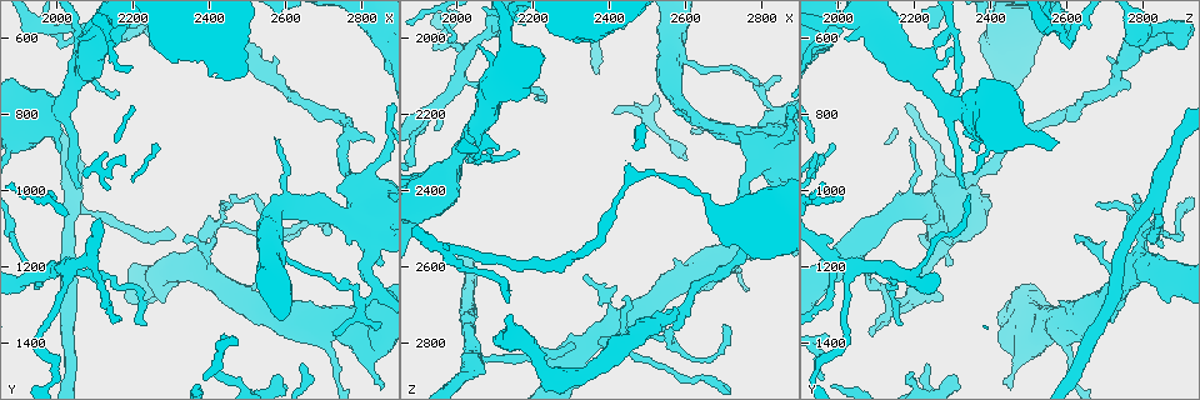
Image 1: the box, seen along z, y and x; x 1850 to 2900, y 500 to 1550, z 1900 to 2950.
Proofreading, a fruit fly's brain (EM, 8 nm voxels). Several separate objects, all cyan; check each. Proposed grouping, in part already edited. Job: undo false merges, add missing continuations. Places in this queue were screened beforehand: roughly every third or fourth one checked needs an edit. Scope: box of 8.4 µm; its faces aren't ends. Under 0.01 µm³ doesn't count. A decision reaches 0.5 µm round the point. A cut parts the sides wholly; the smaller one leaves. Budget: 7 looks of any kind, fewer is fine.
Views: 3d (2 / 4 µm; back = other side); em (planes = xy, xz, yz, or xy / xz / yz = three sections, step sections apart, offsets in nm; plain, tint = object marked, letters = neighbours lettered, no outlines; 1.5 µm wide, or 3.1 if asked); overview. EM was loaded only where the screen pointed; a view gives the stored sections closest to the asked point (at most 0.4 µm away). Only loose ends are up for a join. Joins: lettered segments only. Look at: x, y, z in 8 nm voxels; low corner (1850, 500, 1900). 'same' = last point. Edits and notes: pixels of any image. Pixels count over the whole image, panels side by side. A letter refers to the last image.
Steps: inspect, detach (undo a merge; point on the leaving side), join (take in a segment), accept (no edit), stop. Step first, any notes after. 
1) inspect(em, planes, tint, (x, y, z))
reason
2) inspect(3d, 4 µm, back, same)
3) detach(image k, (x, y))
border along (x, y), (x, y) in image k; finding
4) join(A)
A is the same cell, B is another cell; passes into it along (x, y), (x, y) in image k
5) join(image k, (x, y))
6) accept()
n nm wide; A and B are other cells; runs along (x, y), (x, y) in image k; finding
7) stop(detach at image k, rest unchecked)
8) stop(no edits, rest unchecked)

inspect(3d, 4 µm, (2090, 590, 2070))

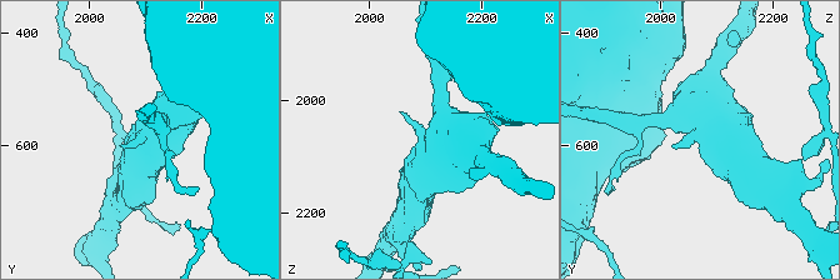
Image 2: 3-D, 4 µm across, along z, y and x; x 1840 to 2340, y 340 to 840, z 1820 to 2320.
inspect(em, planes, tint, (2095, 585, 2065))
3 arms; arms of 280, 550, 650 nm; shape alone is not enough

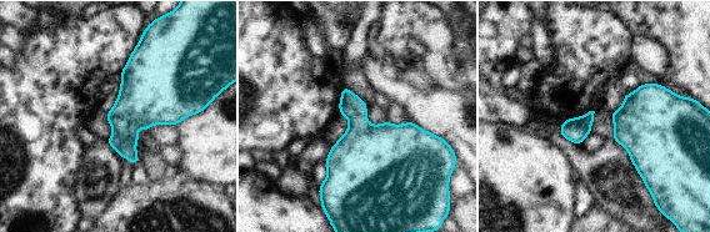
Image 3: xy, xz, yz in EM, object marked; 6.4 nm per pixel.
inspect(em, planes, letters, same)

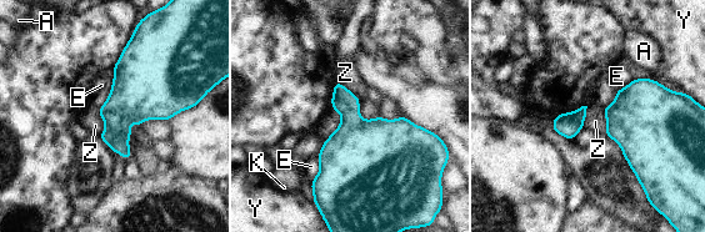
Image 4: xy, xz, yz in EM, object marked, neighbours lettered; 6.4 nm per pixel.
accept()
A, E, K, Y and Z are other cells; border along (331, 107), (341, 121), (324, 142) in image 4; one neuron here

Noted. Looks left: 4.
inspect(em, planes, letters, (2575, 865, 2195))

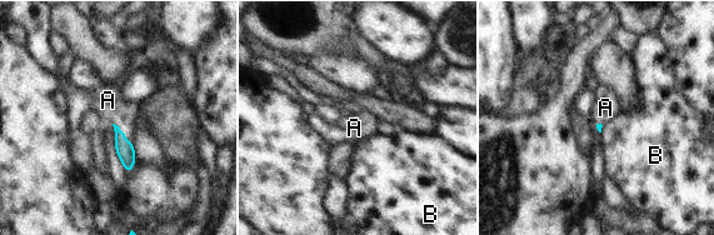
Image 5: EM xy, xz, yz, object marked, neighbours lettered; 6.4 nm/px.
join(A)
A is the same cell, B is another cell; it goes on there

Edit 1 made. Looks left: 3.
inspect(3d, 4 µm, (1920, 1225, 2200))
abrupt turn

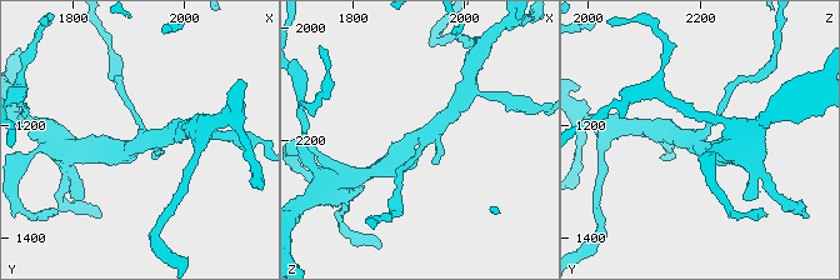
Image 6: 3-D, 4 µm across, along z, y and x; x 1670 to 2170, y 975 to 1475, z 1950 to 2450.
inspect(em, planes, plain, (1925, 1230, 2200))

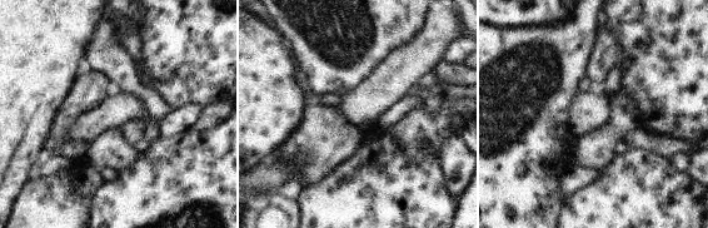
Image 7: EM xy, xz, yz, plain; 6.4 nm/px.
inspect(em, planes, letters, same)
what lies round it

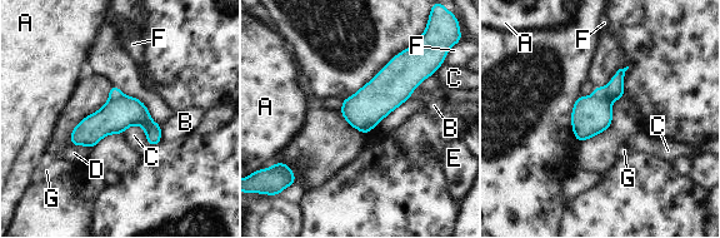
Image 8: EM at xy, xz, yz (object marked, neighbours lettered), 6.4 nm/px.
detach(image 8, (590, 115))
220 nm wide; A, B, C, D, E, F and G are other cells; two neurons meet here

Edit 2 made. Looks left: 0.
stop(join at image 5, detach at image 8, rest unchecked)

